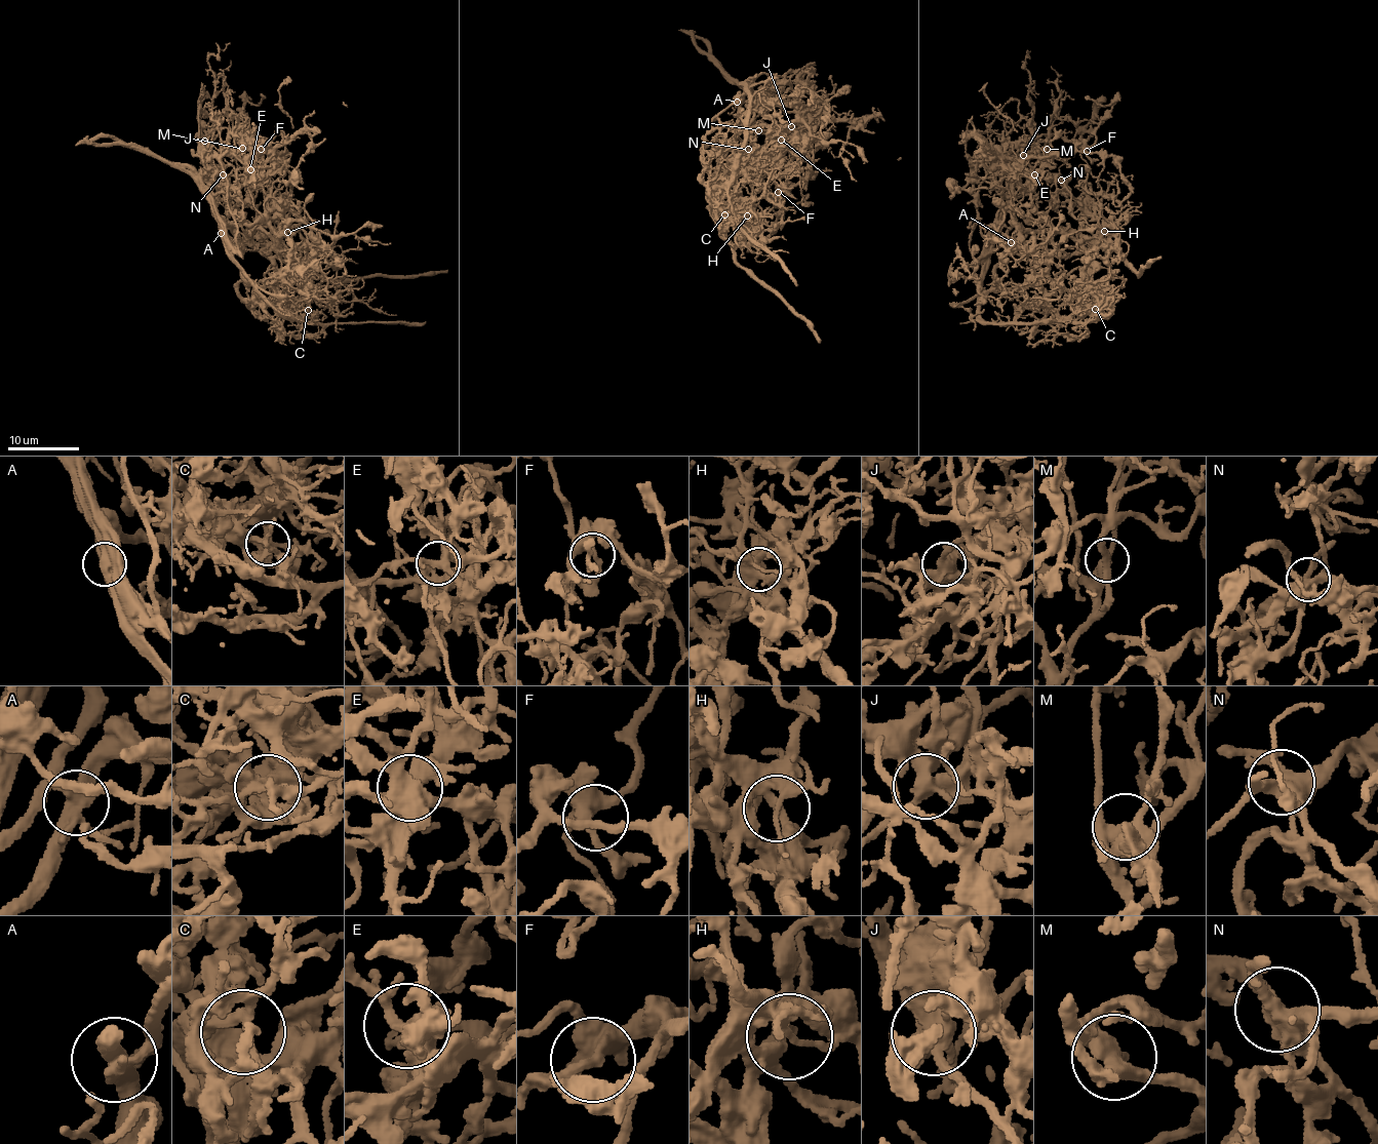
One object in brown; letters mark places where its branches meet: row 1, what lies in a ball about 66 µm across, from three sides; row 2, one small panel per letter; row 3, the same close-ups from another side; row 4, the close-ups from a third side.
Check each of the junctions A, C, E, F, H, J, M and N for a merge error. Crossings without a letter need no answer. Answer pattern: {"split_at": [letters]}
{"split_at": ["A", "E", "H", "J", "N"]}

